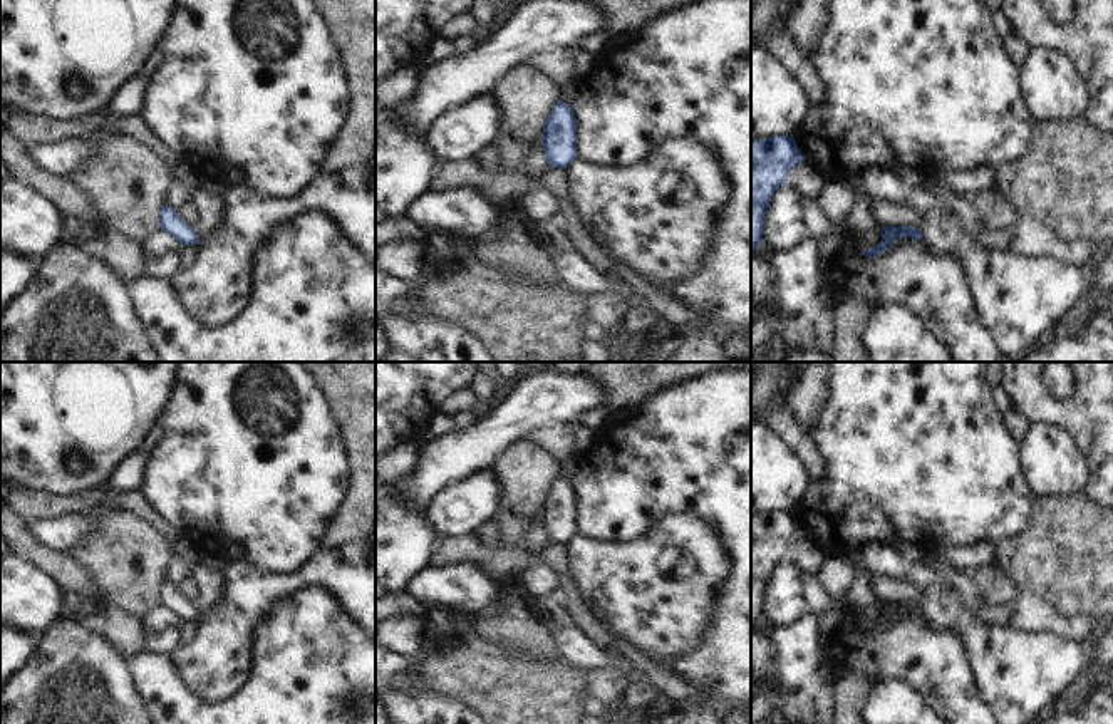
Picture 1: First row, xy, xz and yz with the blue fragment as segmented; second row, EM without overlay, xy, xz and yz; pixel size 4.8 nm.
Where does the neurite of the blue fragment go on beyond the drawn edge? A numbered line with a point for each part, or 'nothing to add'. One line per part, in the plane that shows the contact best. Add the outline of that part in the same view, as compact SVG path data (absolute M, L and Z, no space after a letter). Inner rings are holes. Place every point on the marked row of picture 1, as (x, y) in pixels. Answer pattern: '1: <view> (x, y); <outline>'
nothing to add

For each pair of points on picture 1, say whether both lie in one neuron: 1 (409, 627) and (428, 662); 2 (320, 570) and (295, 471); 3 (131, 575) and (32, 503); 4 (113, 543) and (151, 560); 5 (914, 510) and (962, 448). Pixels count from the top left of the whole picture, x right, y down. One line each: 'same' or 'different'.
1: different
2: different
3: different
4: same
5: same

